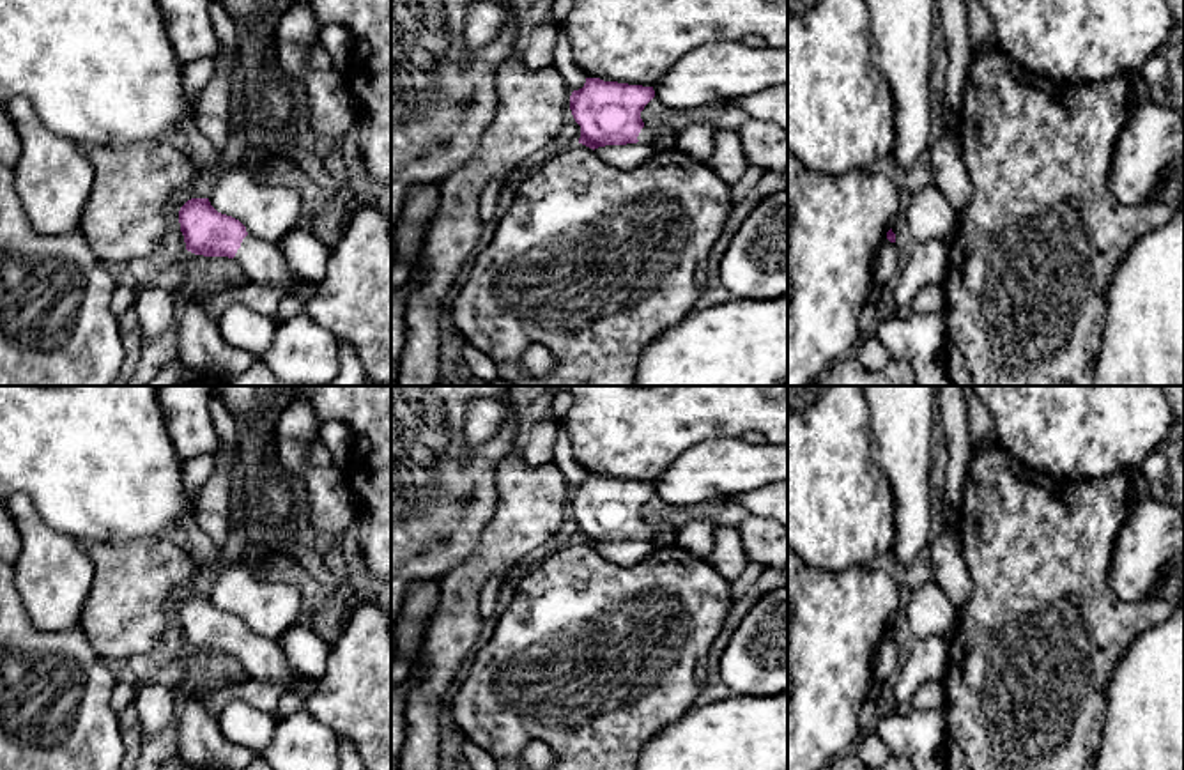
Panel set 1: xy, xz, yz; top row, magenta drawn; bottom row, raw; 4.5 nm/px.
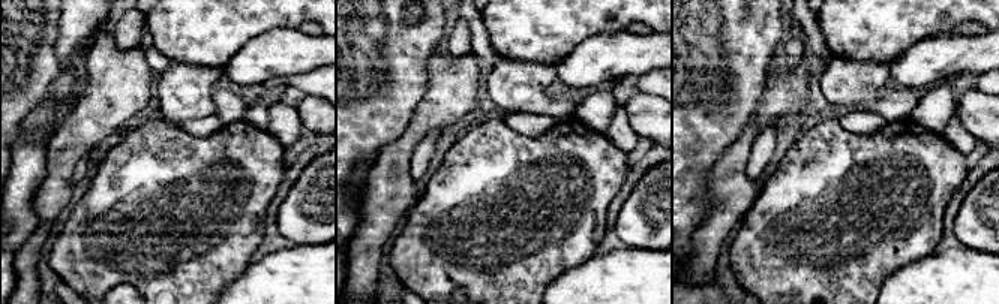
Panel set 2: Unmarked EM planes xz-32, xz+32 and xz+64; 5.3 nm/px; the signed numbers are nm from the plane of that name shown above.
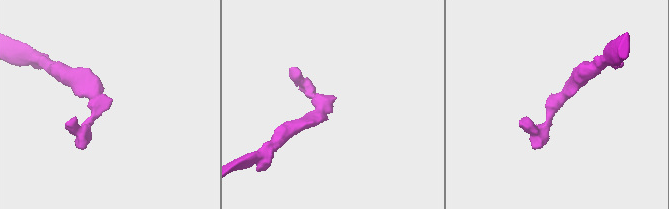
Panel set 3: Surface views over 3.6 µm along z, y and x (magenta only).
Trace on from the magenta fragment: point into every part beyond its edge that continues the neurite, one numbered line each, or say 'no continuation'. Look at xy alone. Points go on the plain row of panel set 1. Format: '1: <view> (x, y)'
1: xy (262, 659)

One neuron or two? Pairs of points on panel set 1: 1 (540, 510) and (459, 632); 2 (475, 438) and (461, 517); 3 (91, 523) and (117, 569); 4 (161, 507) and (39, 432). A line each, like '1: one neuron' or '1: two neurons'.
1: one neuron
2: two neurons
3: two neurons
4: one neuron

